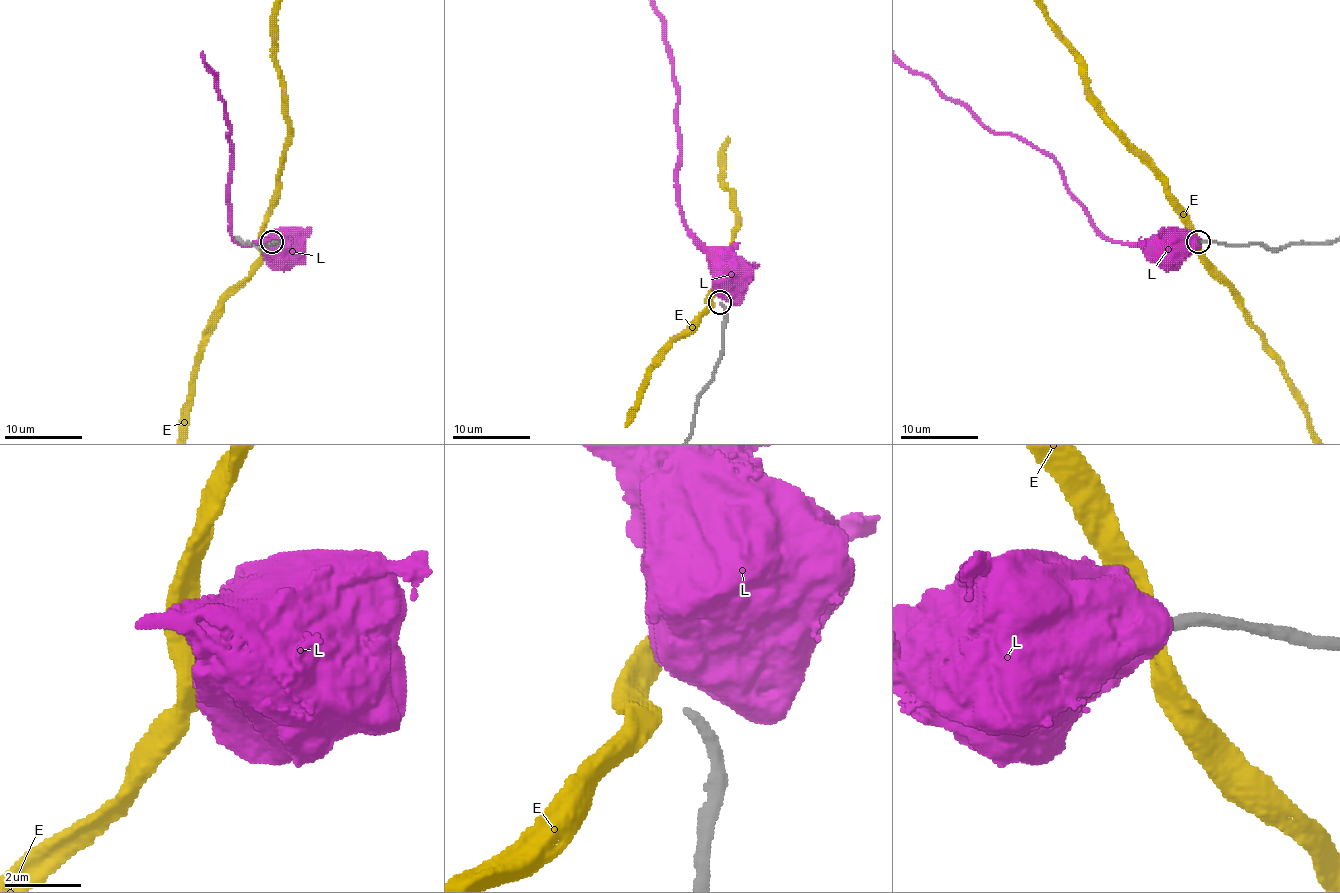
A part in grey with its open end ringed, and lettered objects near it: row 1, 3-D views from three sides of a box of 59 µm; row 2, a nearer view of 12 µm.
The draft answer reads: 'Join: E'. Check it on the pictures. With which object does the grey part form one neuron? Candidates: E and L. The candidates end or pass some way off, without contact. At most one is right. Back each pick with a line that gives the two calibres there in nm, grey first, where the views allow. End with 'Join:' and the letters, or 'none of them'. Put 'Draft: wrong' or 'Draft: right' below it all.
Join: none of them
Draft: wrong

